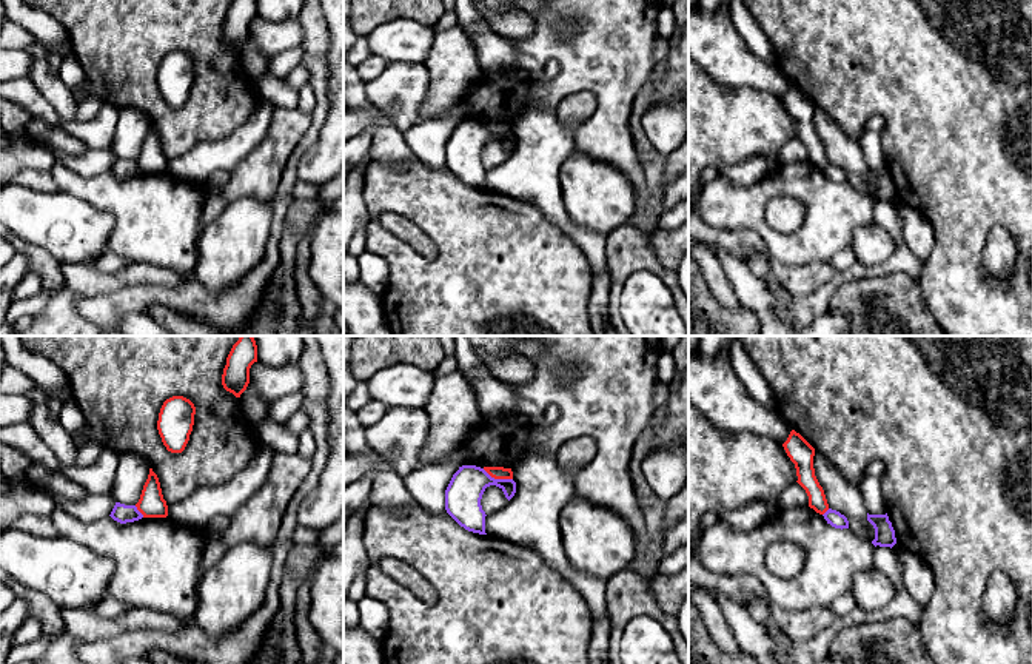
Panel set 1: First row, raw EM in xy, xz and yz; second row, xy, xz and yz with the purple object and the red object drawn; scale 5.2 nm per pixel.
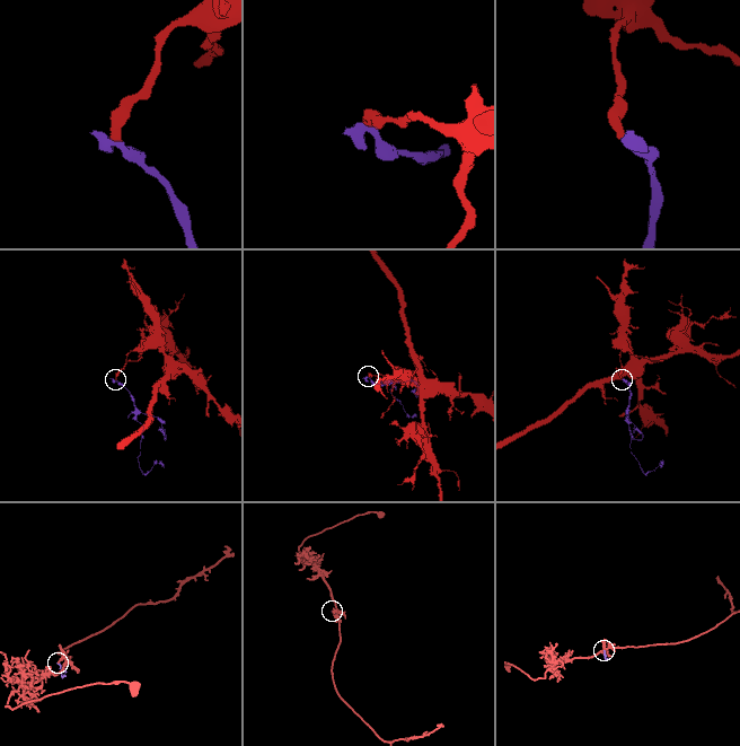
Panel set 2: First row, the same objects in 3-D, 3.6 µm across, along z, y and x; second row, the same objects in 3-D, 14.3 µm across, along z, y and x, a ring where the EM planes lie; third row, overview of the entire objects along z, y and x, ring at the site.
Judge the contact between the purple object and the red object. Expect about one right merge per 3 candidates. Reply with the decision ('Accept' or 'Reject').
Reject

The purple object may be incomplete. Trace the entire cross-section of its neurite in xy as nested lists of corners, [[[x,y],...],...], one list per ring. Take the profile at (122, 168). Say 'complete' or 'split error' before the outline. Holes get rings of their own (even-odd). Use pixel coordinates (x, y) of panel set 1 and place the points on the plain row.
complete; [[[116,157],[109,171],[120,179],[134,177],[143,173],[136,160],[125,160],[120,157]]]

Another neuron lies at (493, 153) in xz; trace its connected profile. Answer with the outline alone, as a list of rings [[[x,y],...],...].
[[[496,140],[487,142],[481,154],[481,160],[485,169],[493,169],[494,166],[505,162],[507,157],[508,154],[505,153],[502,143]]]

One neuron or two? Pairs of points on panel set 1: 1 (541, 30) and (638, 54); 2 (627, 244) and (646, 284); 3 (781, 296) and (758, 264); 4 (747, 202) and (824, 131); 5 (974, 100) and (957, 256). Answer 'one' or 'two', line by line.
1: one
2: two
3: one
4: two
5: one

